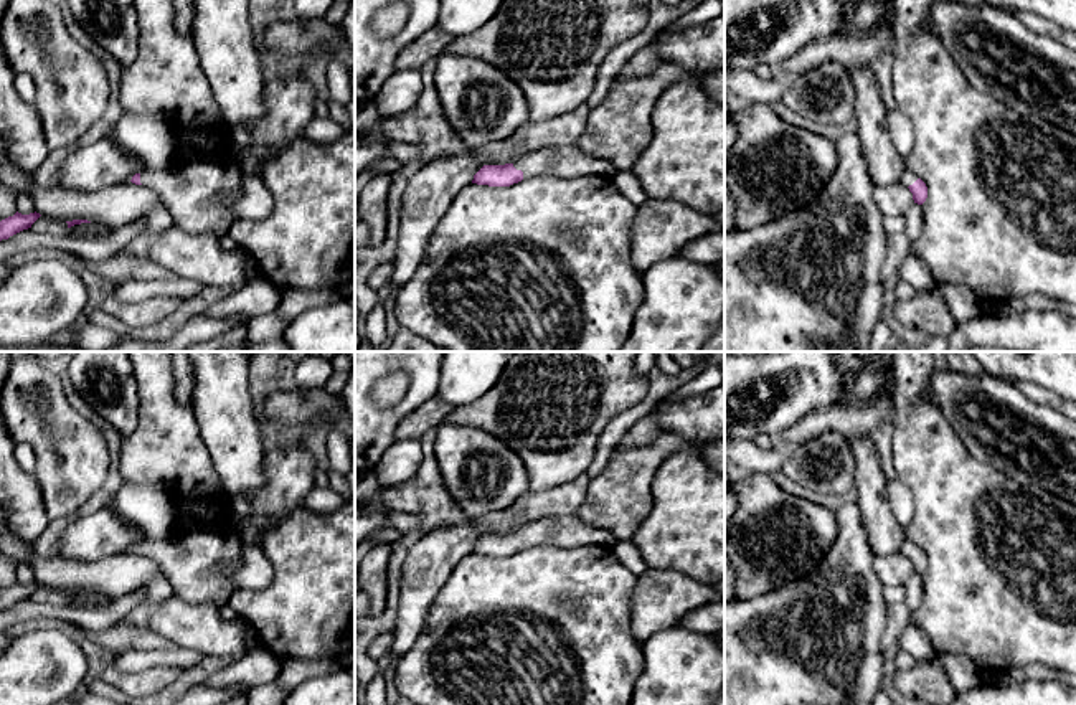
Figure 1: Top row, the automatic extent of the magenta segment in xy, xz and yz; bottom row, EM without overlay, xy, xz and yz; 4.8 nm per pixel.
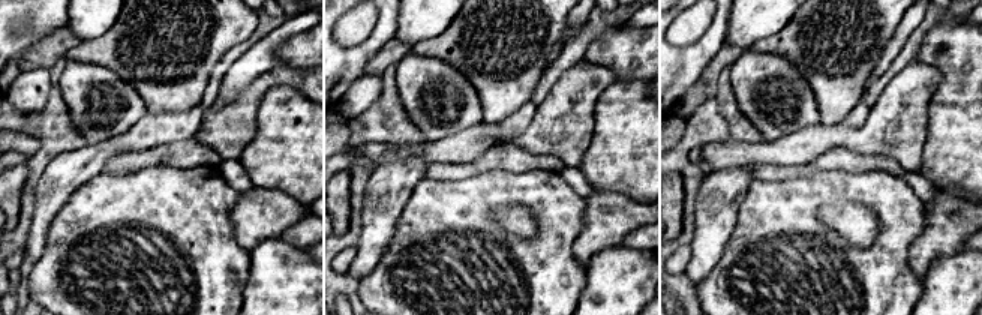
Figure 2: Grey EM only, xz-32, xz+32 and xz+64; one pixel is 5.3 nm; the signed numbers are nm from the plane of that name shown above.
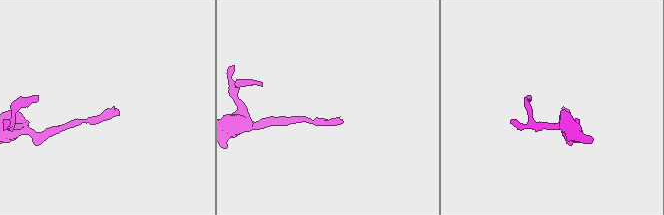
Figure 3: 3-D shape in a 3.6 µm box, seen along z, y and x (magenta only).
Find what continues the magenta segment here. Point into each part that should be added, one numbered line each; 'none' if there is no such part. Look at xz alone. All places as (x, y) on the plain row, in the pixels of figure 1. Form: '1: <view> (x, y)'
1: xz (563, 530)

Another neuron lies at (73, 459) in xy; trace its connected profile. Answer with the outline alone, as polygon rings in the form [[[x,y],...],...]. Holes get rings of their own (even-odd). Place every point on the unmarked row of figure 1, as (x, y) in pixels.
[[[30,353],[13,357],[0,409],[13,441],[35,451],[33,477],[50,520],[73,520],[109,474],[109,446],[99,428],[71,406],[61,380]]]

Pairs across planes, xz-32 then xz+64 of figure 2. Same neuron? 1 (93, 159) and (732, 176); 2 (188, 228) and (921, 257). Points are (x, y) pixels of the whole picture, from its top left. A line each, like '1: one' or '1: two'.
1: one
2: two

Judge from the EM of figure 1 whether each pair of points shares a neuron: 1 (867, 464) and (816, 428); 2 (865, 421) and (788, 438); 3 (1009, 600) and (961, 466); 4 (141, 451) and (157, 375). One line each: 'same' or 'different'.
1: different
2: same
3: same
4: same

